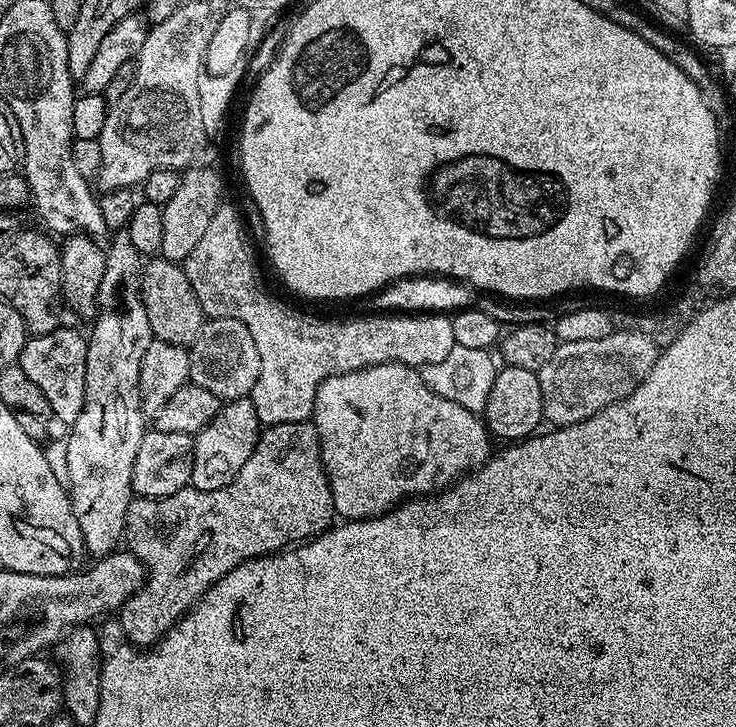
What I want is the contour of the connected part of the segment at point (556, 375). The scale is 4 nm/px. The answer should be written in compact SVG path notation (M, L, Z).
M613 330L606 338L593 338L591 342L557 343L554 358L550 358L550 362L546 362L538 374L545 421L552 426L577 424L598 414L606 406L624 400L650 374L657 355L658 345L653 340L646 338L646 334L631 330Z

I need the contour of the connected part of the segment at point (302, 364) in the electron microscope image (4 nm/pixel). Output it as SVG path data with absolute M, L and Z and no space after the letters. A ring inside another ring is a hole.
M228 202L221 203L219 210L210 221L206 234L202 234L198 246L185 260L182 267L194 294L202 306L205 317L225 316L234 318L250 330L254 346L260 359L258 382L250 397L261 425L285 424L311 421L318 386L331 376L343 372L356 372L360 368L369 368L375 364L408 364L417 370L426 364L442 362L450 350L454 350L454 326L451 319L444 314L376 314L378 316L356 316L353 320L323 320L320 316L311 316L308 312L299 312L280 300L275 300L264 289L260 281L260 268L256 265L256 252L248 241L248 232L236 213L236 208Z

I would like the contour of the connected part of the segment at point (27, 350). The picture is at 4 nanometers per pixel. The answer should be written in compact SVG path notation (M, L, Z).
M61 326L50 330L50 334L41 336L29 335L24 341L18 361L20 368L26 370L26 375L42 390L42 395L50 401L50 410L55 419L60 419L64 426L70 426L82 414L82 406L86 402L86 350L88 342L85 333L76 328Z

